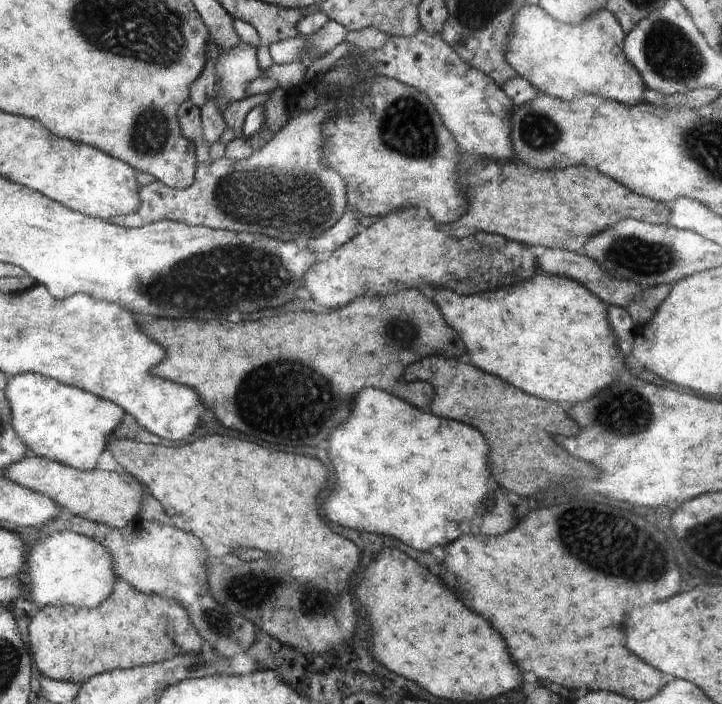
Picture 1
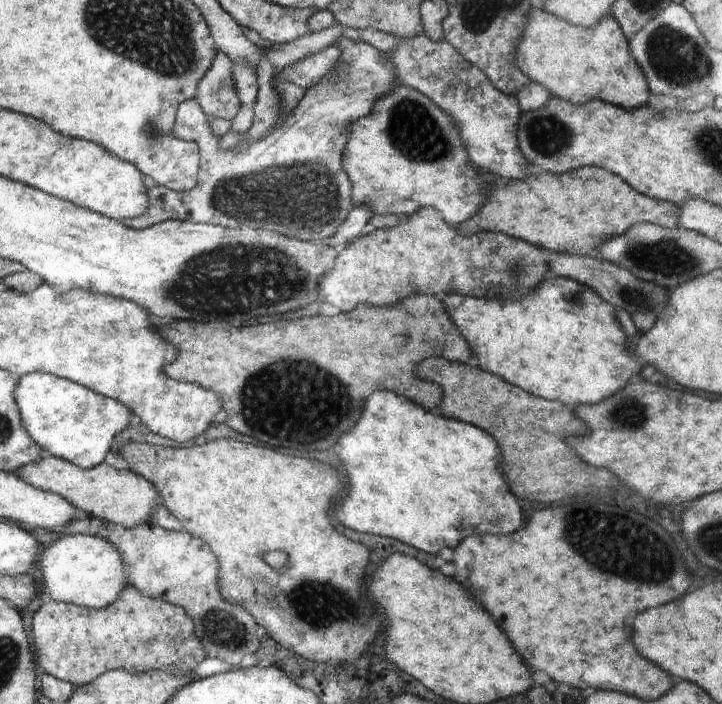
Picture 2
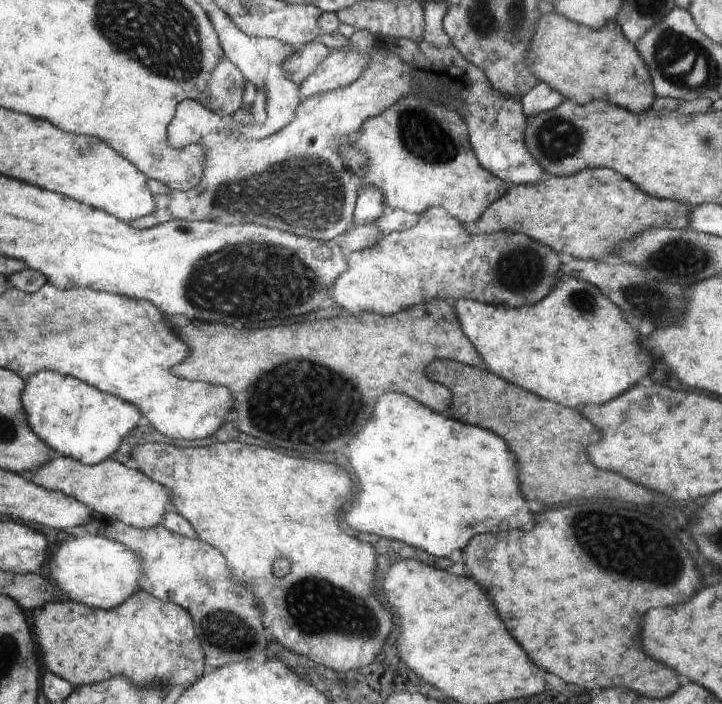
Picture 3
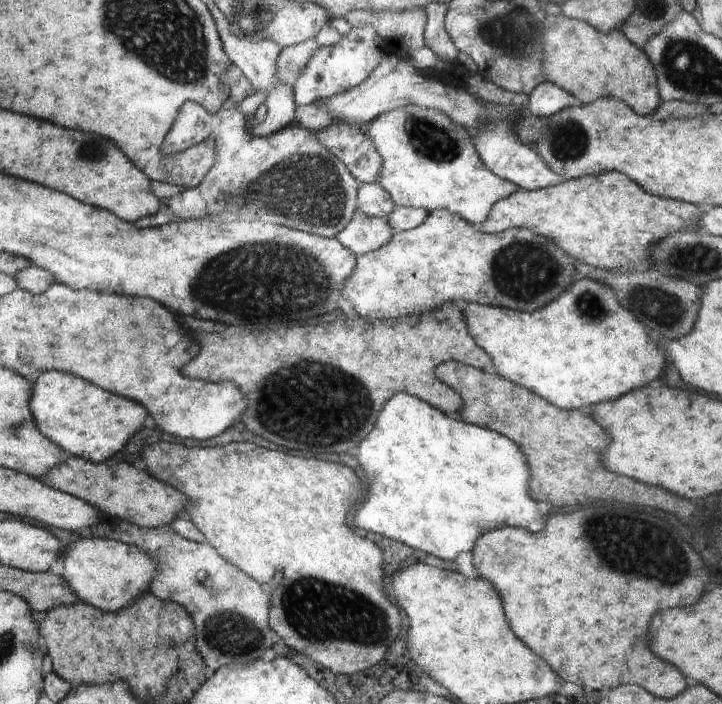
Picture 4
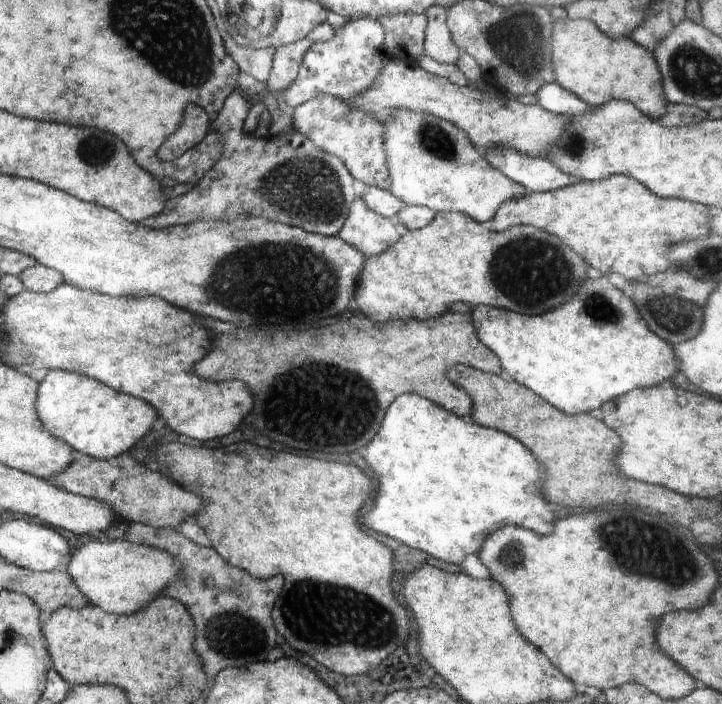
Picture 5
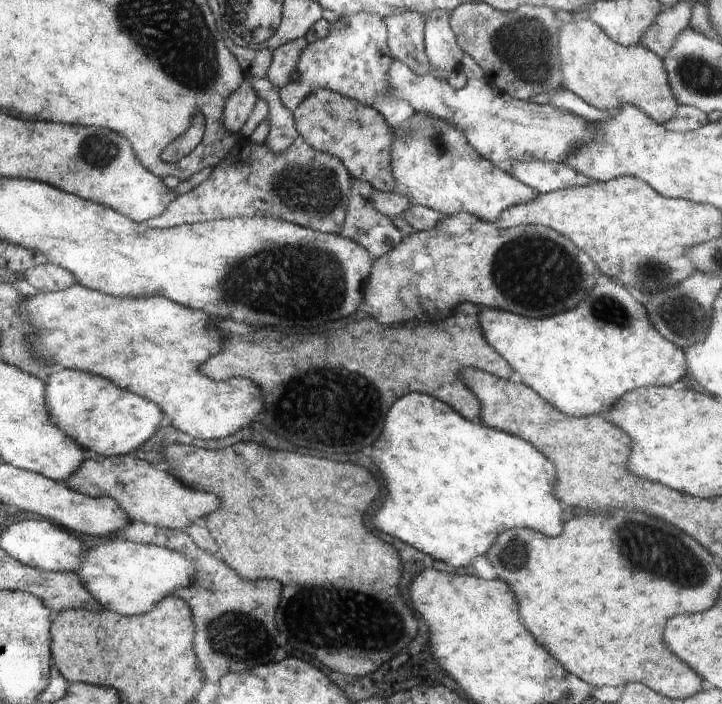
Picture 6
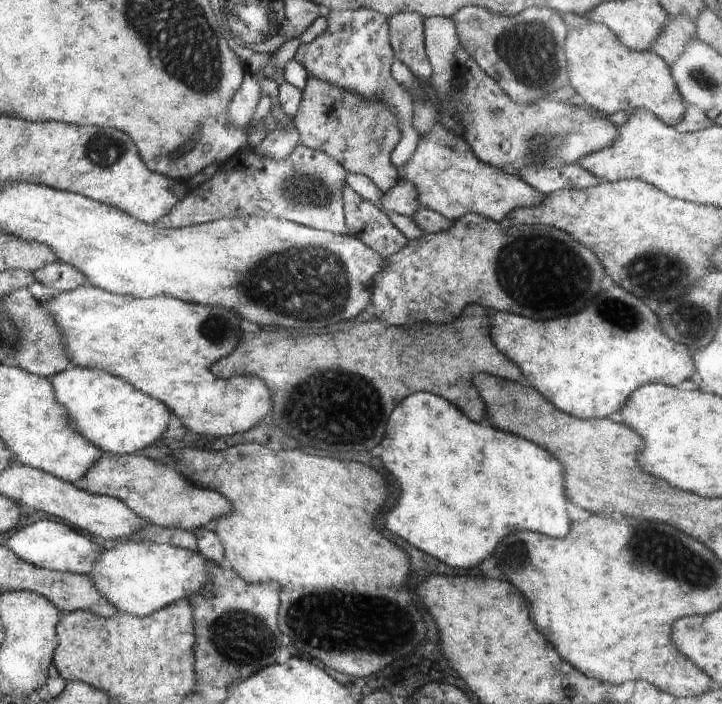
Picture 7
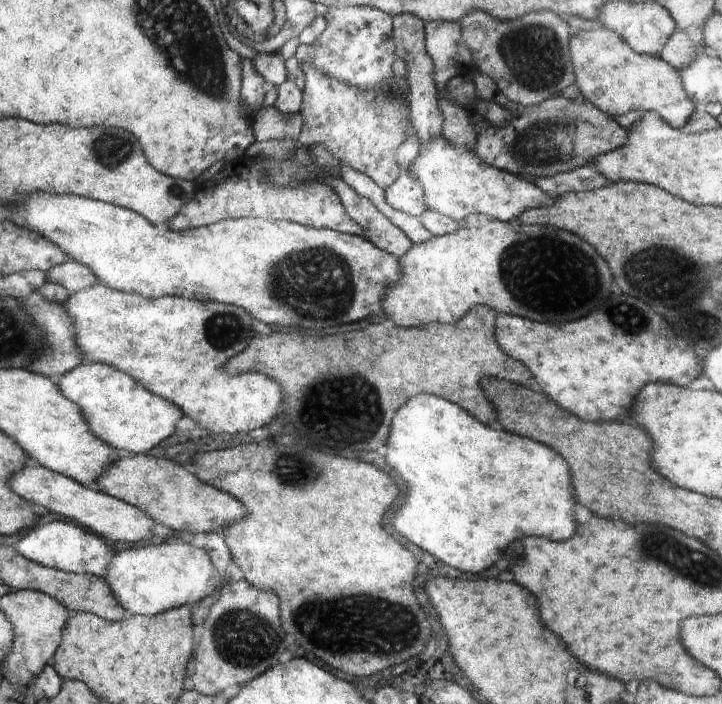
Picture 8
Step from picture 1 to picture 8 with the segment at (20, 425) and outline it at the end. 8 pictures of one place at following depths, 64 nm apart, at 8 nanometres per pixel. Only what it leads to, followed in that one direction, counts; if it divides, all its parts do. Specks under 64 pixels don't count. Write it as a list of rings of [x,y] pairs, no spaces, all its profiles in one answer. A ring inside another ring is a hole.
[[[82,364],[64,374],[57,386],[68,400],[80,408],[90,424],[92,434],[122,455],[149,452],[152,446],[160,444],[174,432],[174,424],[177,426],[182,418],[182,410],[178,410],[179,407],[168,402],[168,399],[150,394],[128,378],[128,374],[104,364]]]

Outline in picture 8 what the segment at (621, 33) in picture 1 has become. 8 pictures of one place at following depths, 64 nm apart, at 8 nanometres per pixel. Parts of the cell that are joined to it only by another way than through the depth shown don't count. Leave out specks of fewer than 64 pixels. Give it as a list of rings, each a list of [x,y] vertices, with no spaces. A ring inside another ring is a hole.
[[[603,27],[598,28],[598,30],[584,30],[582,34],[574,34],[570,37],[569,50],[575,68],[575,81],[573,83],[580,88],[581,98],[599,107],[606,114],[616,117],[630,110],[654,111],[659,114],[660,118],[664,119],[664,122],[679,129],[686,125],[695,113],[696,102],[692,98],[688,98],[679,70],[676,70],[671,63],[664,62],[661,57],[641,55],[632,50],[620,38],[620,35],[616,34],[616,31]]]

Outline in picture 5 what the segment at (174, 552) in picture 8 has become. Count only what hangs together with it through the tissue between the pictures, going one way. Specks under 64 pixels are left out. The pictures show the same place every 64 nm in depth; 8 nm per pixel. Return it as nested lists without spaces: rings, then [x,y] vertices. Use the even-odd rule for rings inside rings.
[[[92,540],[72,554],[67,573],[94,606],[114,614],[132,614],[162,596],[162,590],[180,574],[178,562],[170,554],[127,540]]]

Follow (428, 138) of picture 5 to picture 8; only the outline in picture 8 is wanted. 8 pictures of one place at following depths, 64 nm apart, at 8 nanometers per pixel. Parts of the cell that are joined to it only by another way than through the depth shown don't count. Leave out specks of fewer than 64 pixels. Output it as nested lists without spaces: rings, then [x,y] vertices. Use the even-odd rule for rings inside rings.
[[[444,137],[436,140],[424,154],[418,153],[409,166],[409,172],[422,184],[428,209],[460,222],[472,214],[480,213],[514,222],[527,210],[546,208],[556,202],[556,198],[546,194],[531,179],[490,166],[475,152],[456,148]]]

